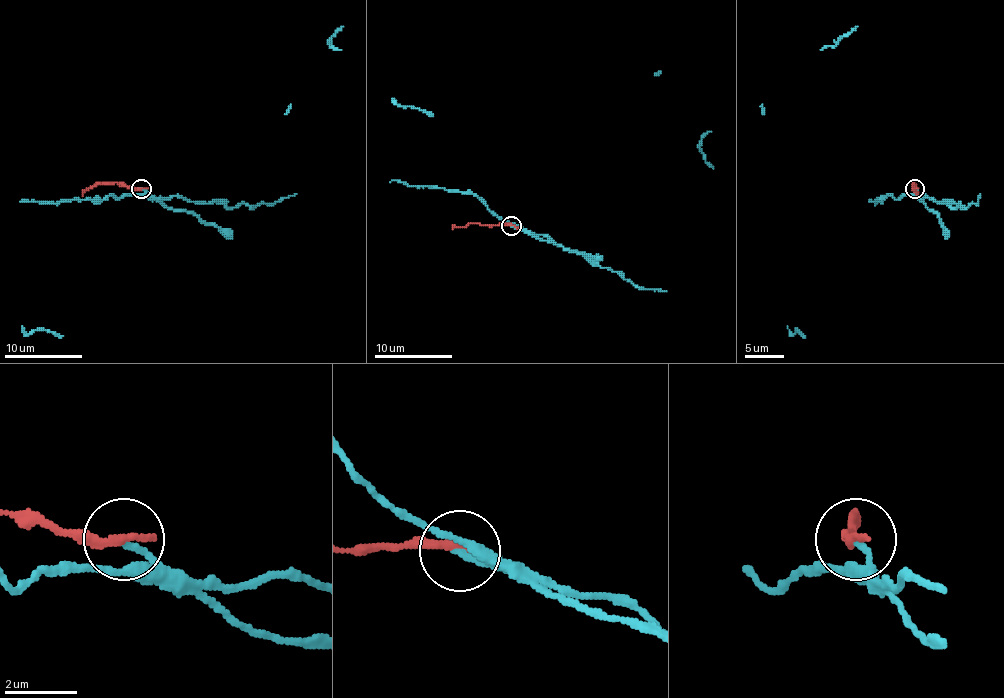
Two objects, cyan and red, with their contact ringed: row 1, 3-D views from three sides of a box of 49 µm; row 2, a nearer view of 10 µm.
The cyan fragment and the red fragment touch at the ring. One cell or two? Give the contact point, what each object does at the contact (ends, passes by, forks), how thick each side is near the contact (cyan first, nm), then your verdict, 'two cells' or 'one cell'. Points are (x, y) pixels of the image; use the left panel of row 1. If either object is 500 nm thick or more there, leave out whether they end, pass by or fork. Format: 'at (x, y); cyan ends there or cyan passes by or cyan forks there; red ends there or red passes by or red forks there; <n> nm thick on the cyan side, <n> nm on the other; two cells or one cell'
at (141, 188); cyan ends there; red ends there; 170 nm thick on the cyan side, 280 nm on the other; two cells

